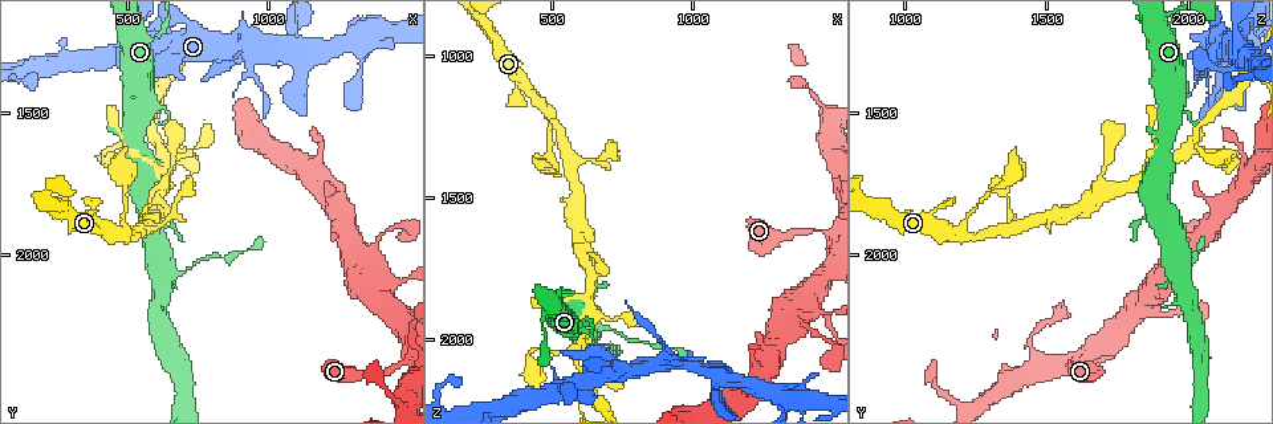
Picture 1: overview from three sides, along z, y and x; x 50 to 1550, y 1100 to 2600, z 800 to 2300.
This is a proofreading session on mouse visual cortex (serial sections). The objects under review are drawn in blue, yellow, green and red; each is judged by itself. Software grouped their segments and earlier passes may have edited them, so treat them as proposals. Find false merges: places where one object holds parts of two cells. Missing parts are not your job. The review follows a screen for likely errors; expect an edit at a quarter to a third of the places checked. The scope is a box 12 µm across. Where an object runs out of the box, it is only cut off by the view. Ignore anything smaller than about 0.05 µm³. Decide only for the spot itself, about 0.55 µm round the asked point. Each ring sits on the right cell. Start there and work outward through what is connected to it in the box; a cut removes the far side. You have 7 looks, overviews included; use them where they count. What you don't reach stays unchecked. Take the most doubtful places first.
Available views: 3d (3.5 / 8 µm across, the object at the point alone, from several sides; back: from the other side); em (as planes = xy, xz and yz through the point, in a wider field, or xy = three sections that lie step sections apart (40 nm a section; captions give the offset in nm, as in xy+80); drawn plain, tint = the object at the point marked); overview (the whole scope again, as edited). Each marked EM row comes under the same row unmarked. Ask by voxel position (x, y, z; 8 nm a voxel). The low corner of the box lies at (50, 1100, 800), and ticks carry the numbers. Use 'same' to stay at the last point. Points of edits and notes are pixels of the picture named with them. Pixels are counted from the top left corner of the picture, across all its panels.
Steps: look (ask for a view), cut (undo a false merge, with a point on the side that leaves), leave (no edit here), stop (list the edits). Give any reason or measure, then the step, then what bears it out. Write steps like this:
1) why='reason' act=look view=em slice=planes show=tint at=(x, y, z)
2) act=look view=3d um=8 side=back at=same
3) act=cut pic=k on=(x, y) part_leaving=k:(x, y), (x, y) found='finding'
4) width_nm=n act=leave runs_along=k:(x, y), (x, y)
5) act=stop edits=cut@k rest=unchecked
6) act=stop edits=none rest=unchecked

why='branch point' act=look view=3d um=3.5 at=(680, 2080, 1970)

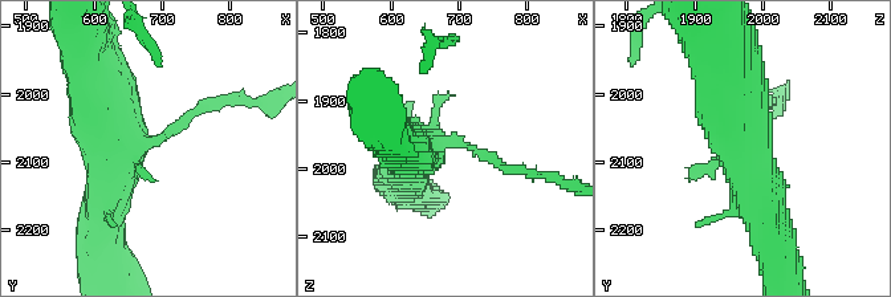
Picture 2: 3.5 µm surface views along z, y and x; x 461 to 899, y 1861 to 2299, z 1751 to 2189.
why='need the tissue' act=look view=em slice=planes show=tint at=(670, 2070, 1965)

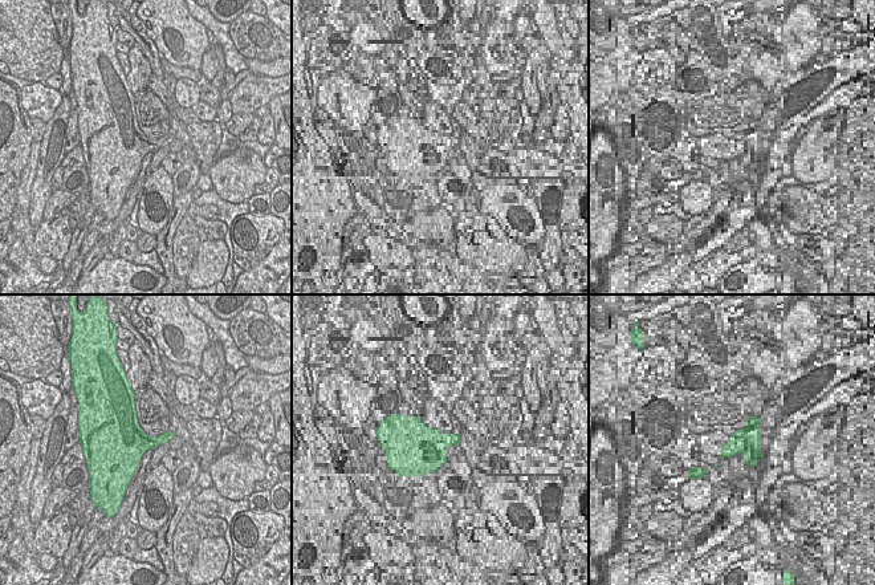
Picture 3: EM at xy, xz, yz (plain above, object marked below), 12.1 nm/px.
act=look view=em slice=xy step=1 show=tint at=same

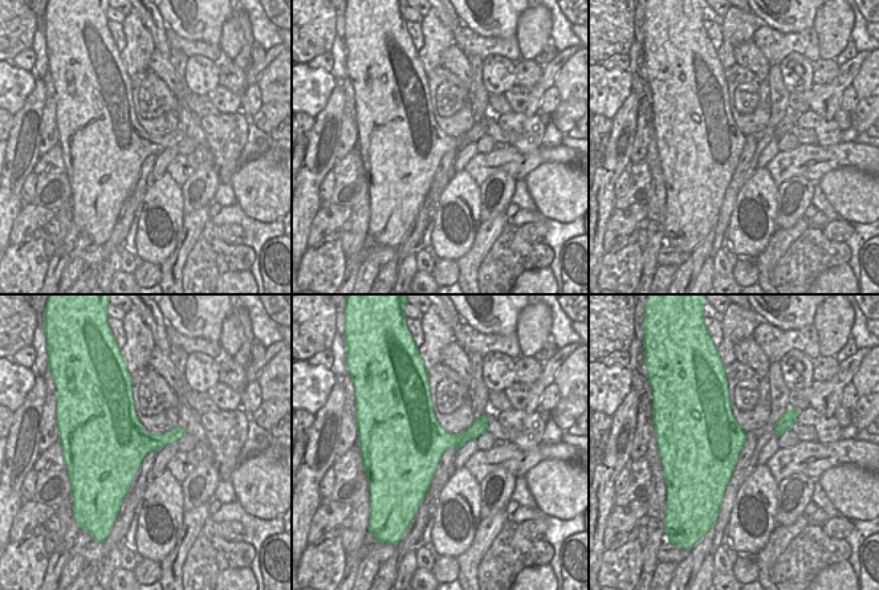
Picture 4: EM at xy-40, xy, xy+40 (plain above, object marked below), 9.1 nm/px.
act=cut pic=2 on=(202, 106) part_leaving=2:(162, 137), (223, 100), (272, 104) found='a second cell is stuck on'

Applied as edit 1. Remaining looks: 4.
why='redraw' act=look view=overview

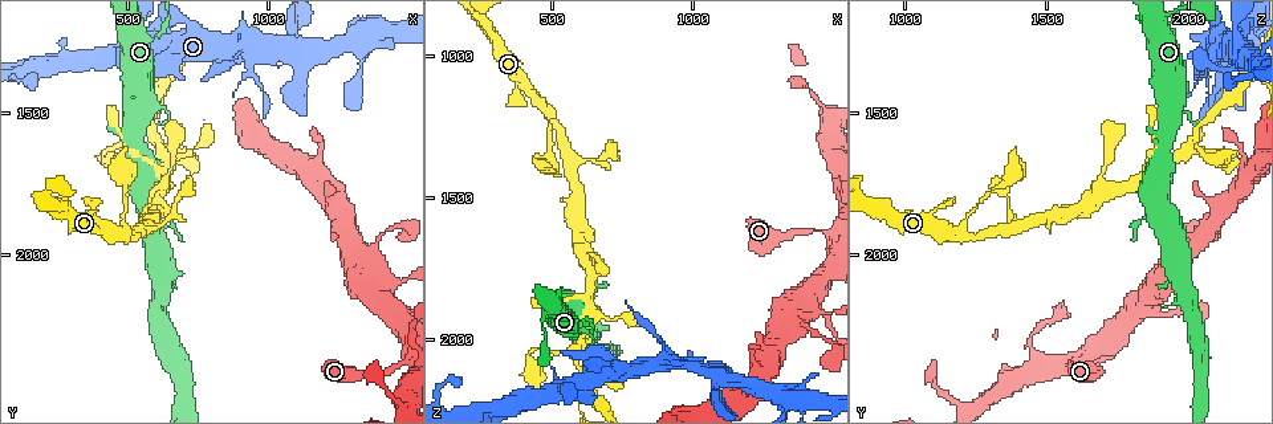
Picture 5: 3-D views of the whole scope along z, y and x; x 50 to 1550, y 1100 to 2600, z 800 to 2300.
why='three-way junction' act=look view=3d um=3.5 side=back at=(630, 1400, 2180)

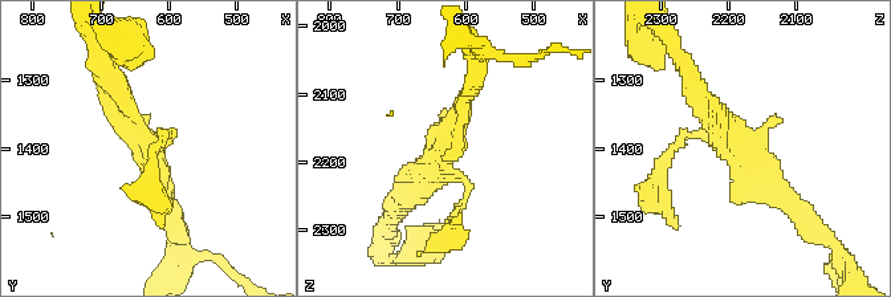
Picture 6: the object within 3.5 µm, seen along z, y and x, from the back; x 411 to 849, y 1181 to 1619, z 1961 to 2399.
why='shape alone is not enough' act=look view=em slice=xy step=2 show=tint at=(640, 1405, 2180)

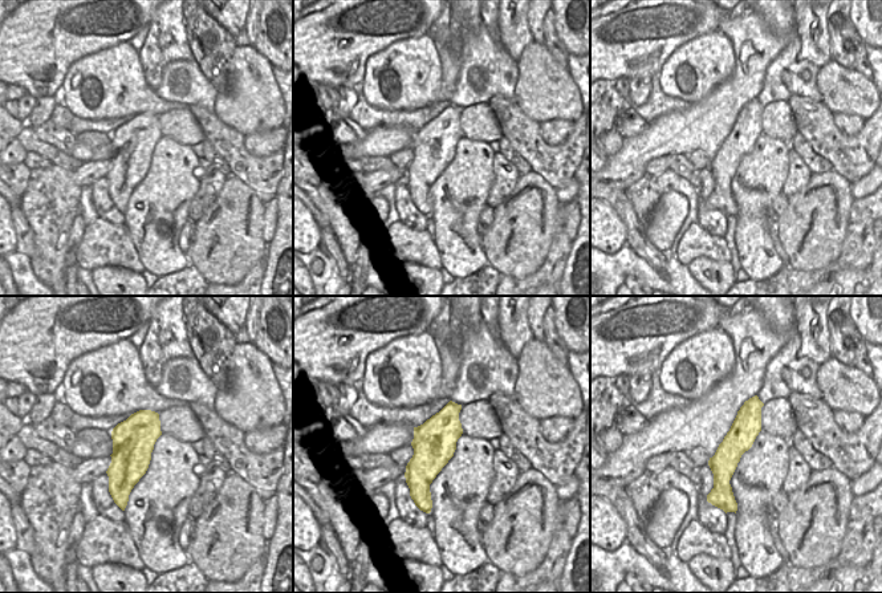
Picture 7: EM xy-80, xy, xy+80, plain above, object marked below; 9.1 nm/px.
act=leave runs_along=7:(755, 399), (723, 463), (728, 500) found='one cell here'

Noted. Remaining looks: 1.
act=stop edits=cut@2 rest=unchecked

